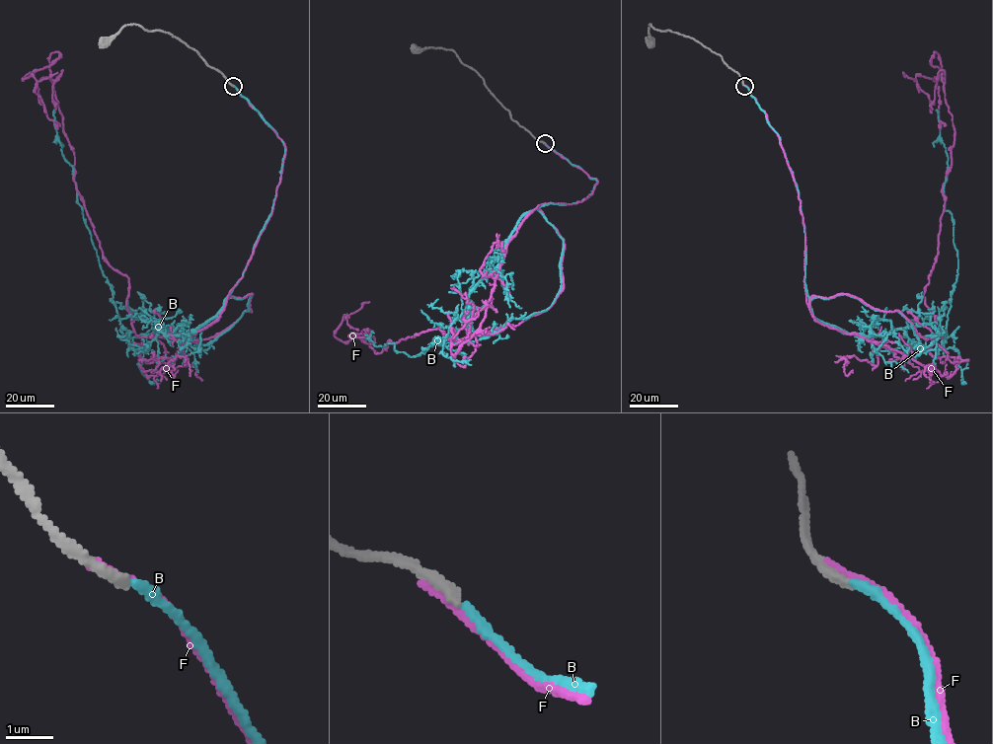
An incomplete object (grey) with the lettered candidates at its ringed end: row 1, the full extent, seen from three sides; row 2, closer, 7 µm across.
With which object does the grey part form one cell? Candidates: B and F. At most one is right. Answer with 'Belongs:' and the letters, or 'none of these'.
Belongs: B

